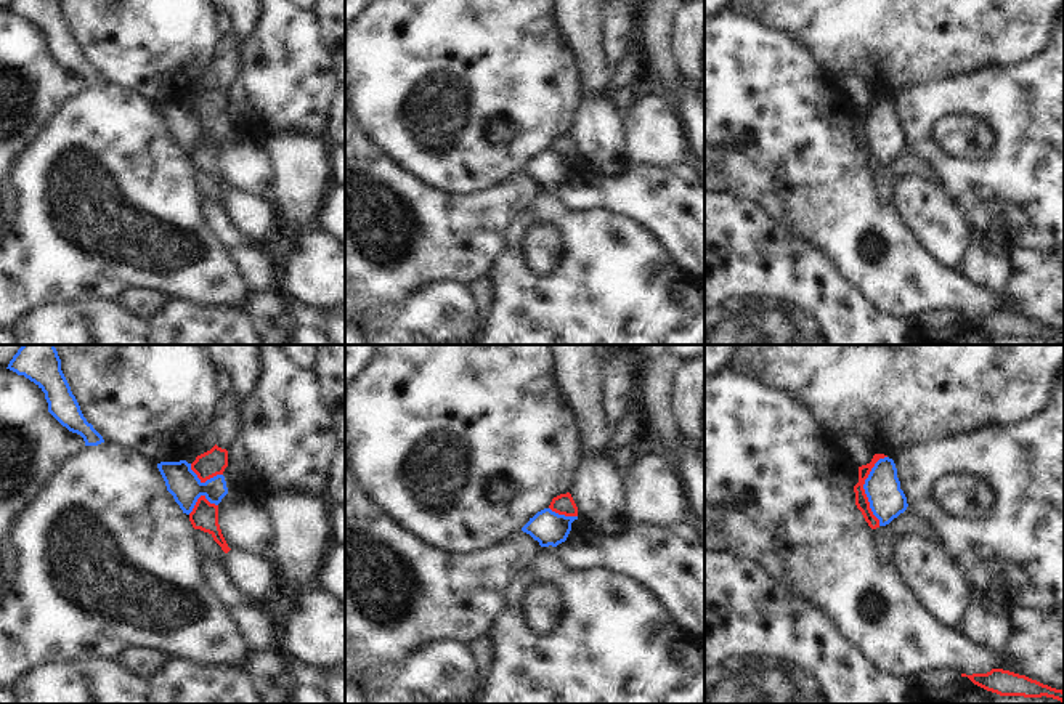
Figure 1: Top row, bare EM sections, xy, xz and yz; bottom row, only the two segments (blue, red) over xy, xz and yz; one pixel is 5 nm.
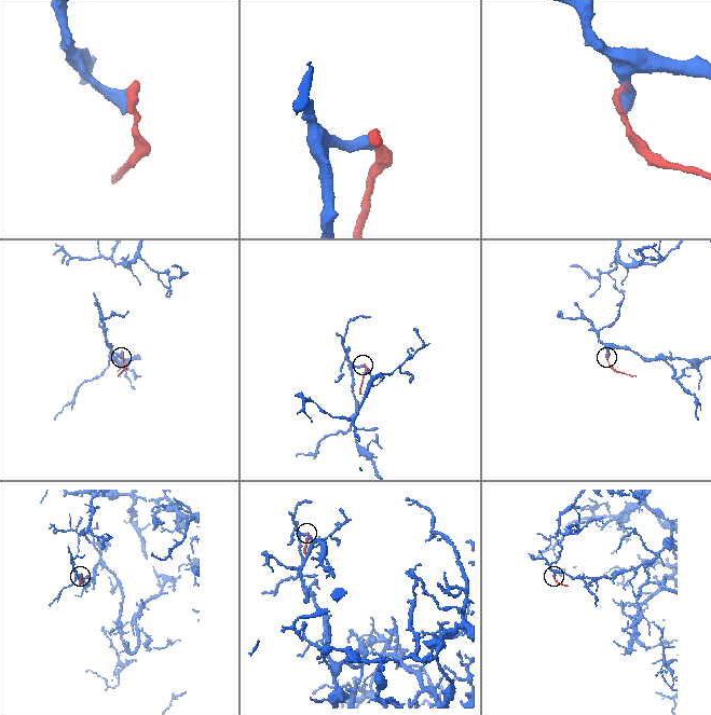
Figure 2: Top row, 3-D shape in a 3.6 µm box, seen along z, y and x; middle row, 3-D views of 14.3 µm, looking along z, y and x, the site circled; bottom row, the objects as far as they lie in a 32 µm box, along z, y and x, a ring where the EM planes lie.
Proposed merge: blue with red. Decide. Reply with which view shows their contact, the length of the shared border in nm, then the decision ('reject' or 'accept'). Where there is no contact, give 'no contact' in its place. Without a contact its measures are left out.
meets blue in yz; contact 360 nm long; reject

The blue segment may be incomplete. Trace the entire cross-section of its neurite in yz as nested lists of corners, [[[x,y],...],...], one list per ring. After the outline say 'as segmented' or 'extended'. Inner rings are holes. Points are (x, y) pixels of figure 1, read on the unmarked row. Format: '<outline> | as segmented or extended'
[[[889,98],[875,104],[863,130],[873,156],[879,160],[879,167],[889,165],[908,148],[907,138],[900,130],[895,104]]] | as segmented

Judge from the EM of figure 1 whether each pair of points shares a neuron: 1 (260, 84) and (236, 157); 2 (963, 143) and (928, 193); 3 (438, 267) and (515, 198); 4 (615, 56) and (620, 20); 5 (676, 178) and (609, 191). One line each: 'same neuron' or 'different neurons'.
1: different neurons
2: different neurons
3: same neuron
4: same neuron
5: same neuron

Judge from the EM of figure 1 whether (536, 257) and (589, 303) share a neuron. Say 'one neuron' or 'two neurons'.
one neuron

